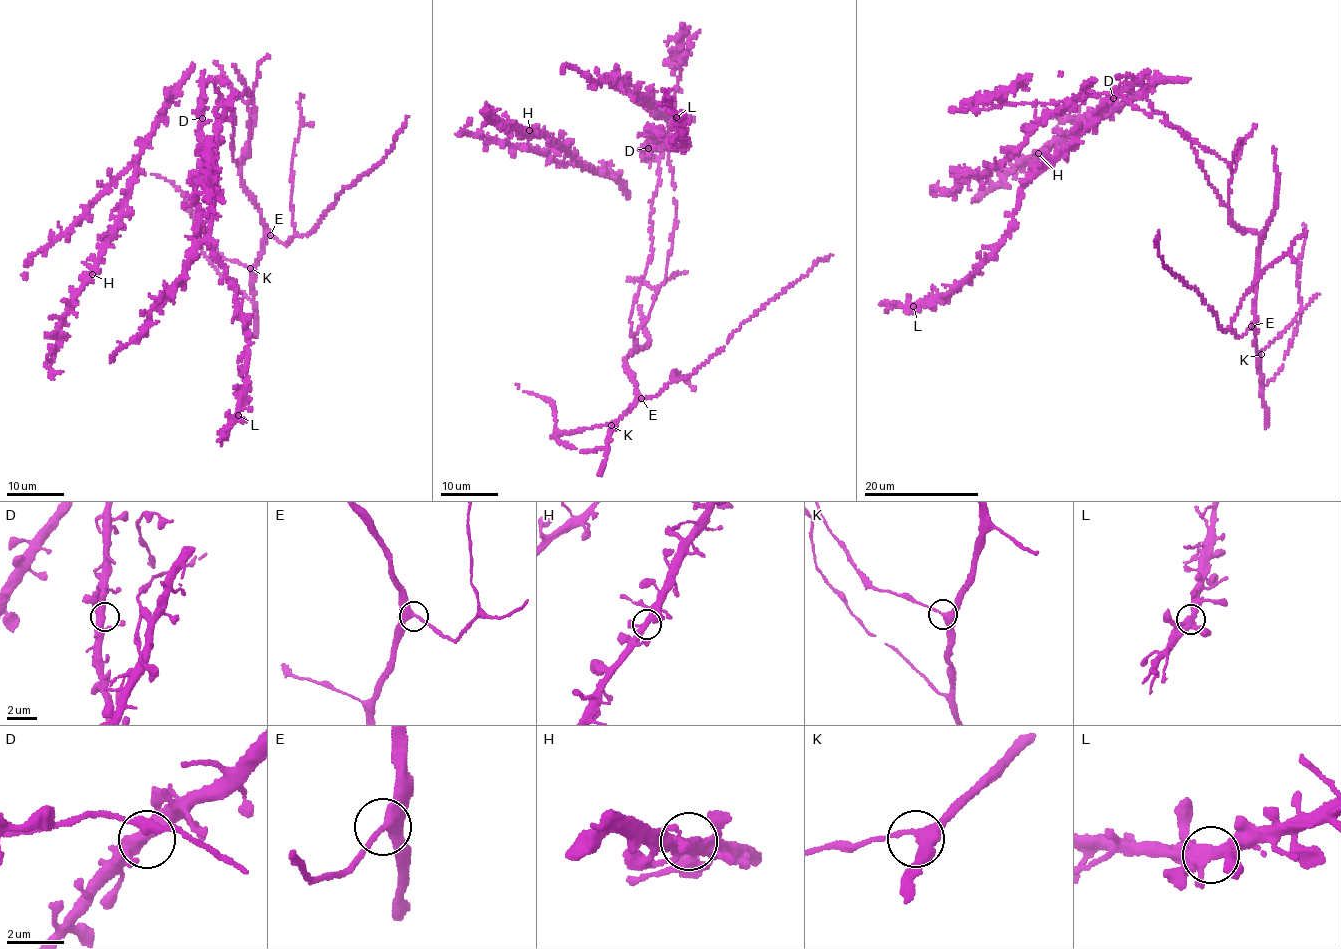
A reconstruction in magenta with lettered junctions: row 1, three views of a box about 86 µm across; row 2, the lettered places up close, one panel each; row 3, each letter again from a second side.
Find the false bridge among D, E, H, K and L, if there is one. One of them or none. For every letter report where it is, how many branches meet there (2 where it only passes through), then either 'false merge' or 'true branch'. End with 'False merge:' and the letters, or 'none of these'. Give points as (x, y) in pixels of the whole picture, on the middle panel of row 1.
D: (648, 148) | 3 | true branch
E: (641, 398) | 3 | true branch
H: (529, 130) | 3 | true branch
K: (611, 425) | 3 | true branch
L: (676, 117) | 3 | true branch
False merge: none of these

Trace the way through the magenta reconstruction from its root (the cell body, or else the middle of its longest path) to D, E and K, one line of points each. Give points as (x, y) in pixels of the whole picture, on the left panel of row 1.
D: (232, 149), (232, 109), (219, 102), (220, 92), (208, 79), (202, 118)
E: (232, 149), (237, 164), (245, 152), (242, 184), (270, 235)
K: (232, 149), (237, 164), (245, 152), (242, 184), (265, 227), (263, 253), (257, 264), (250, 268)

